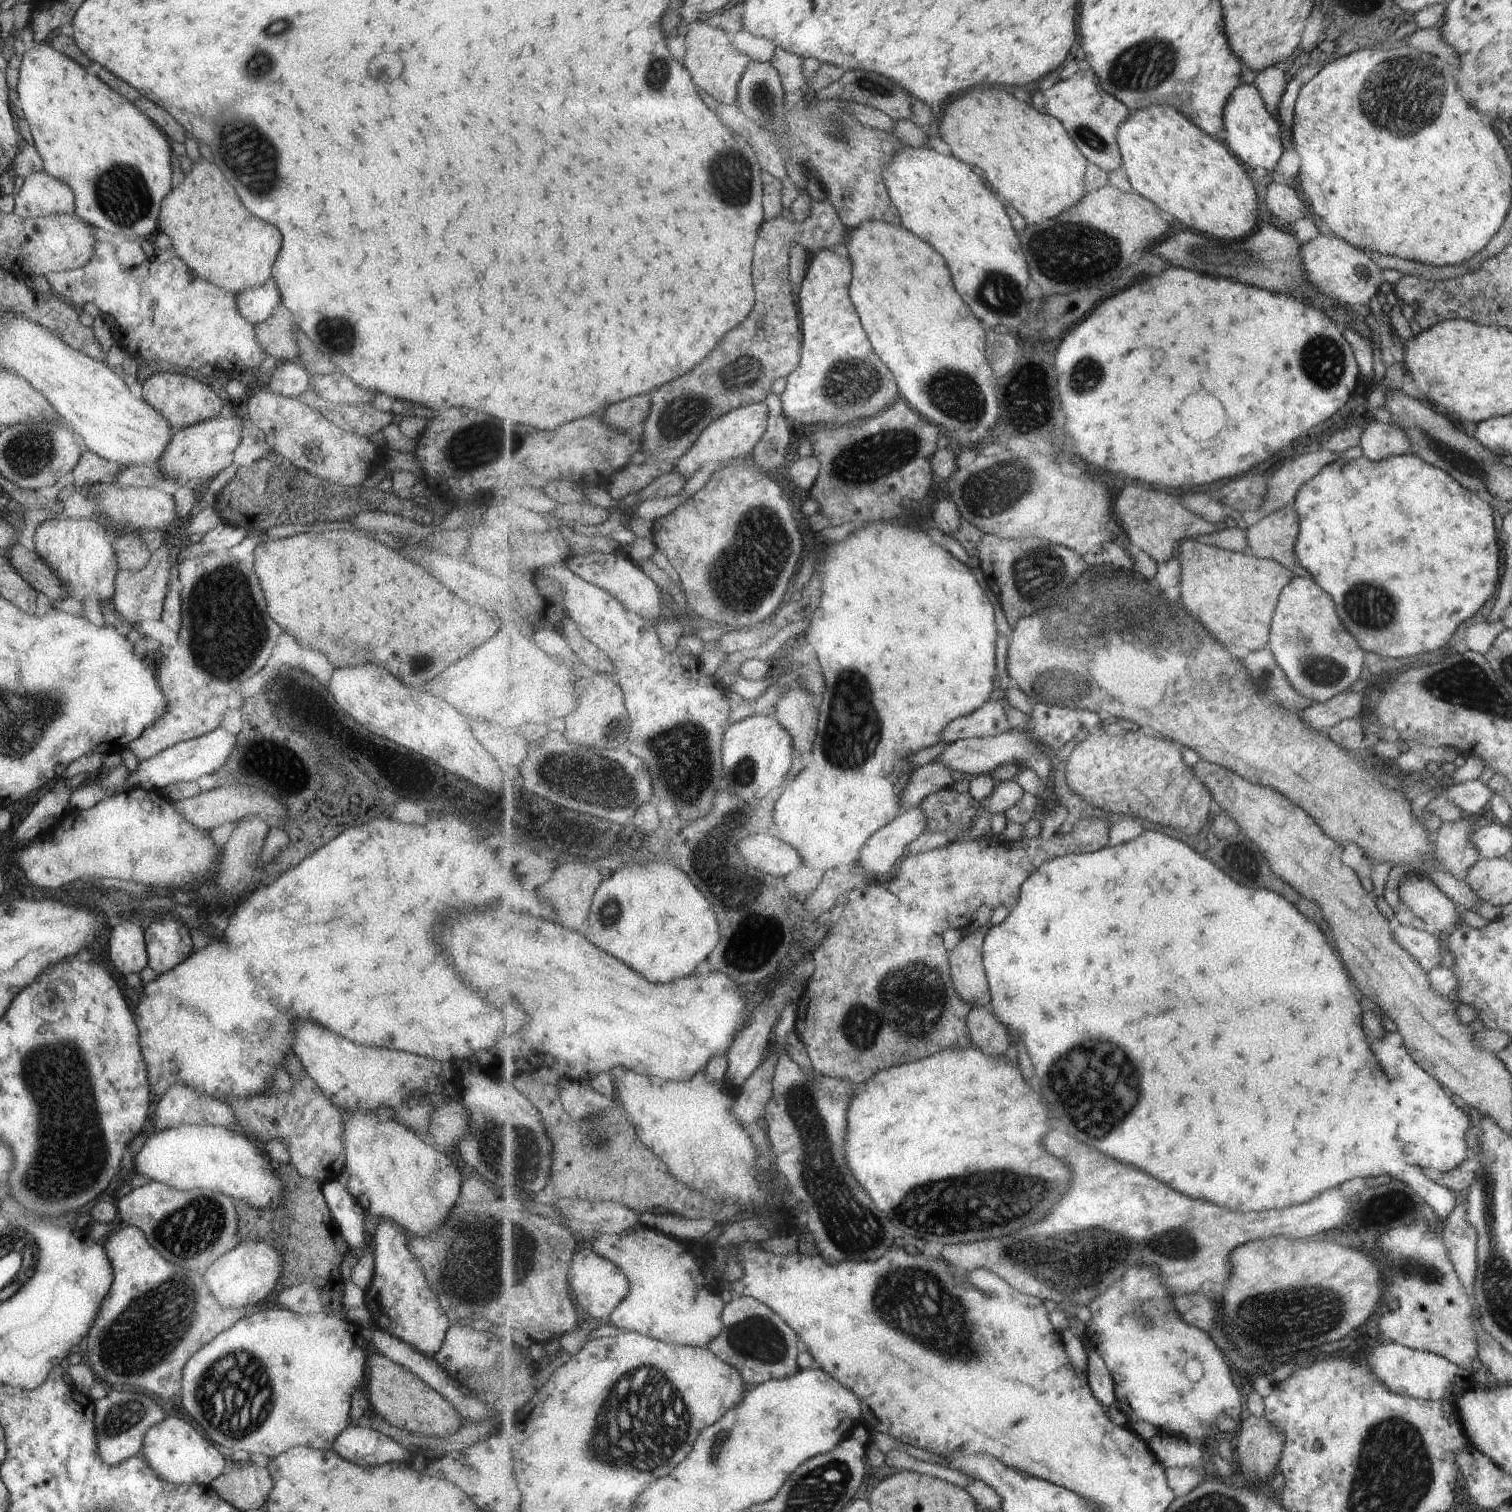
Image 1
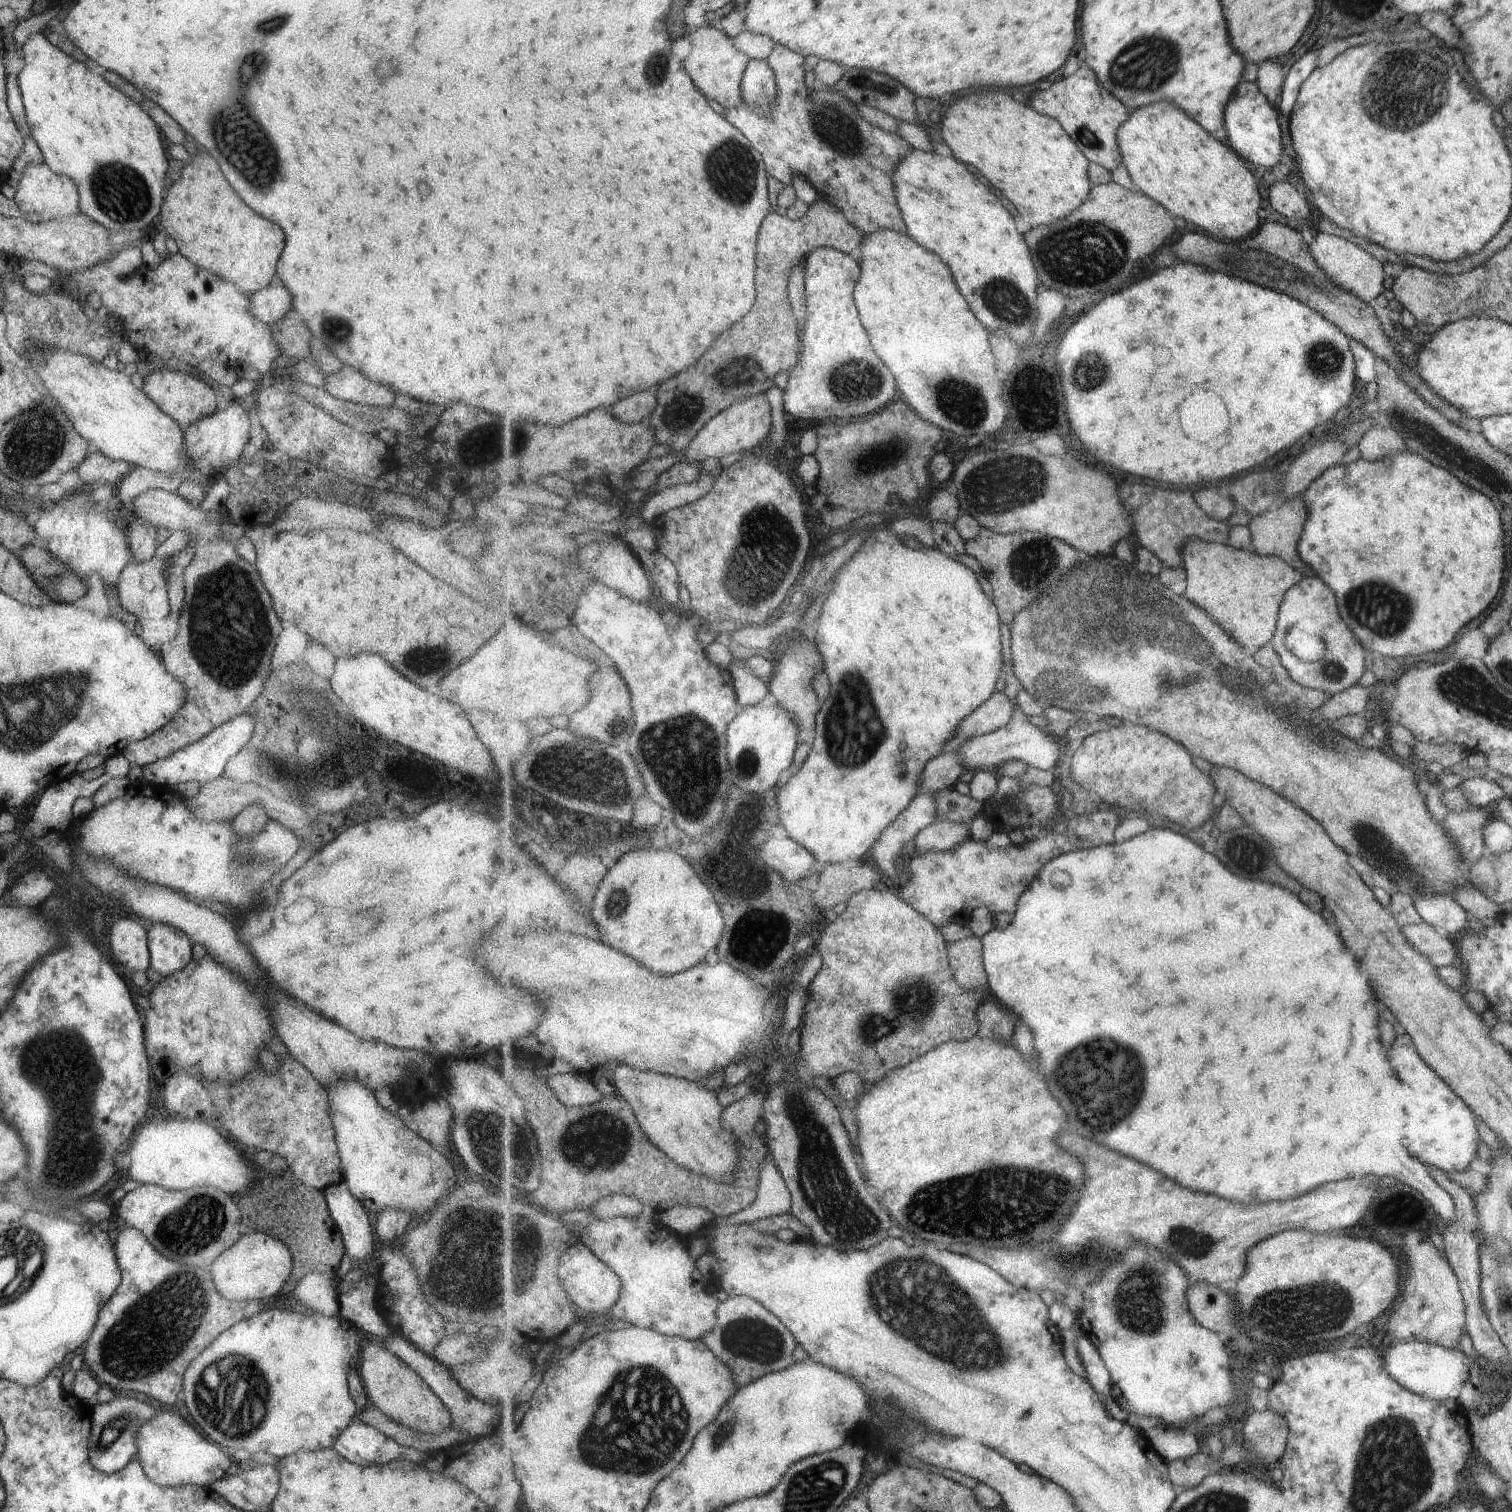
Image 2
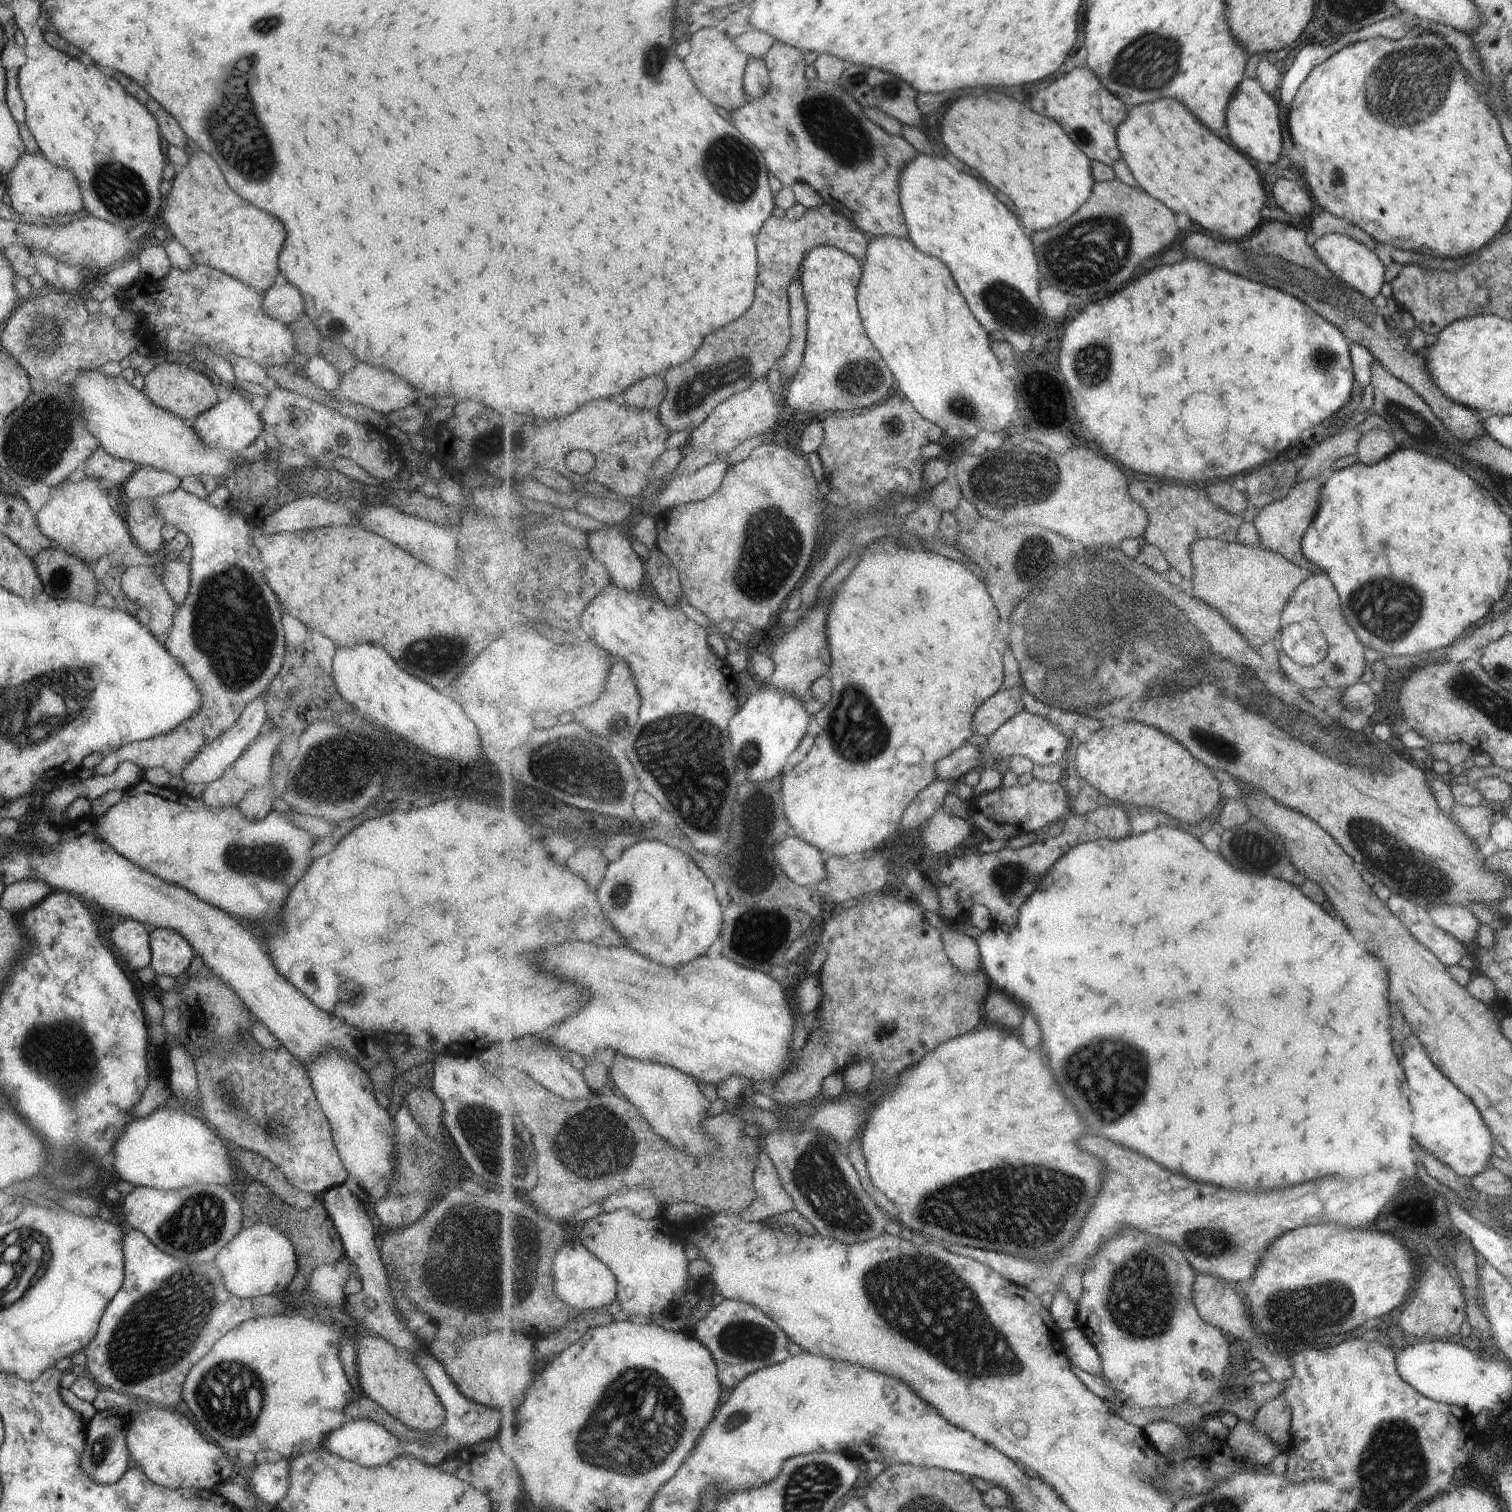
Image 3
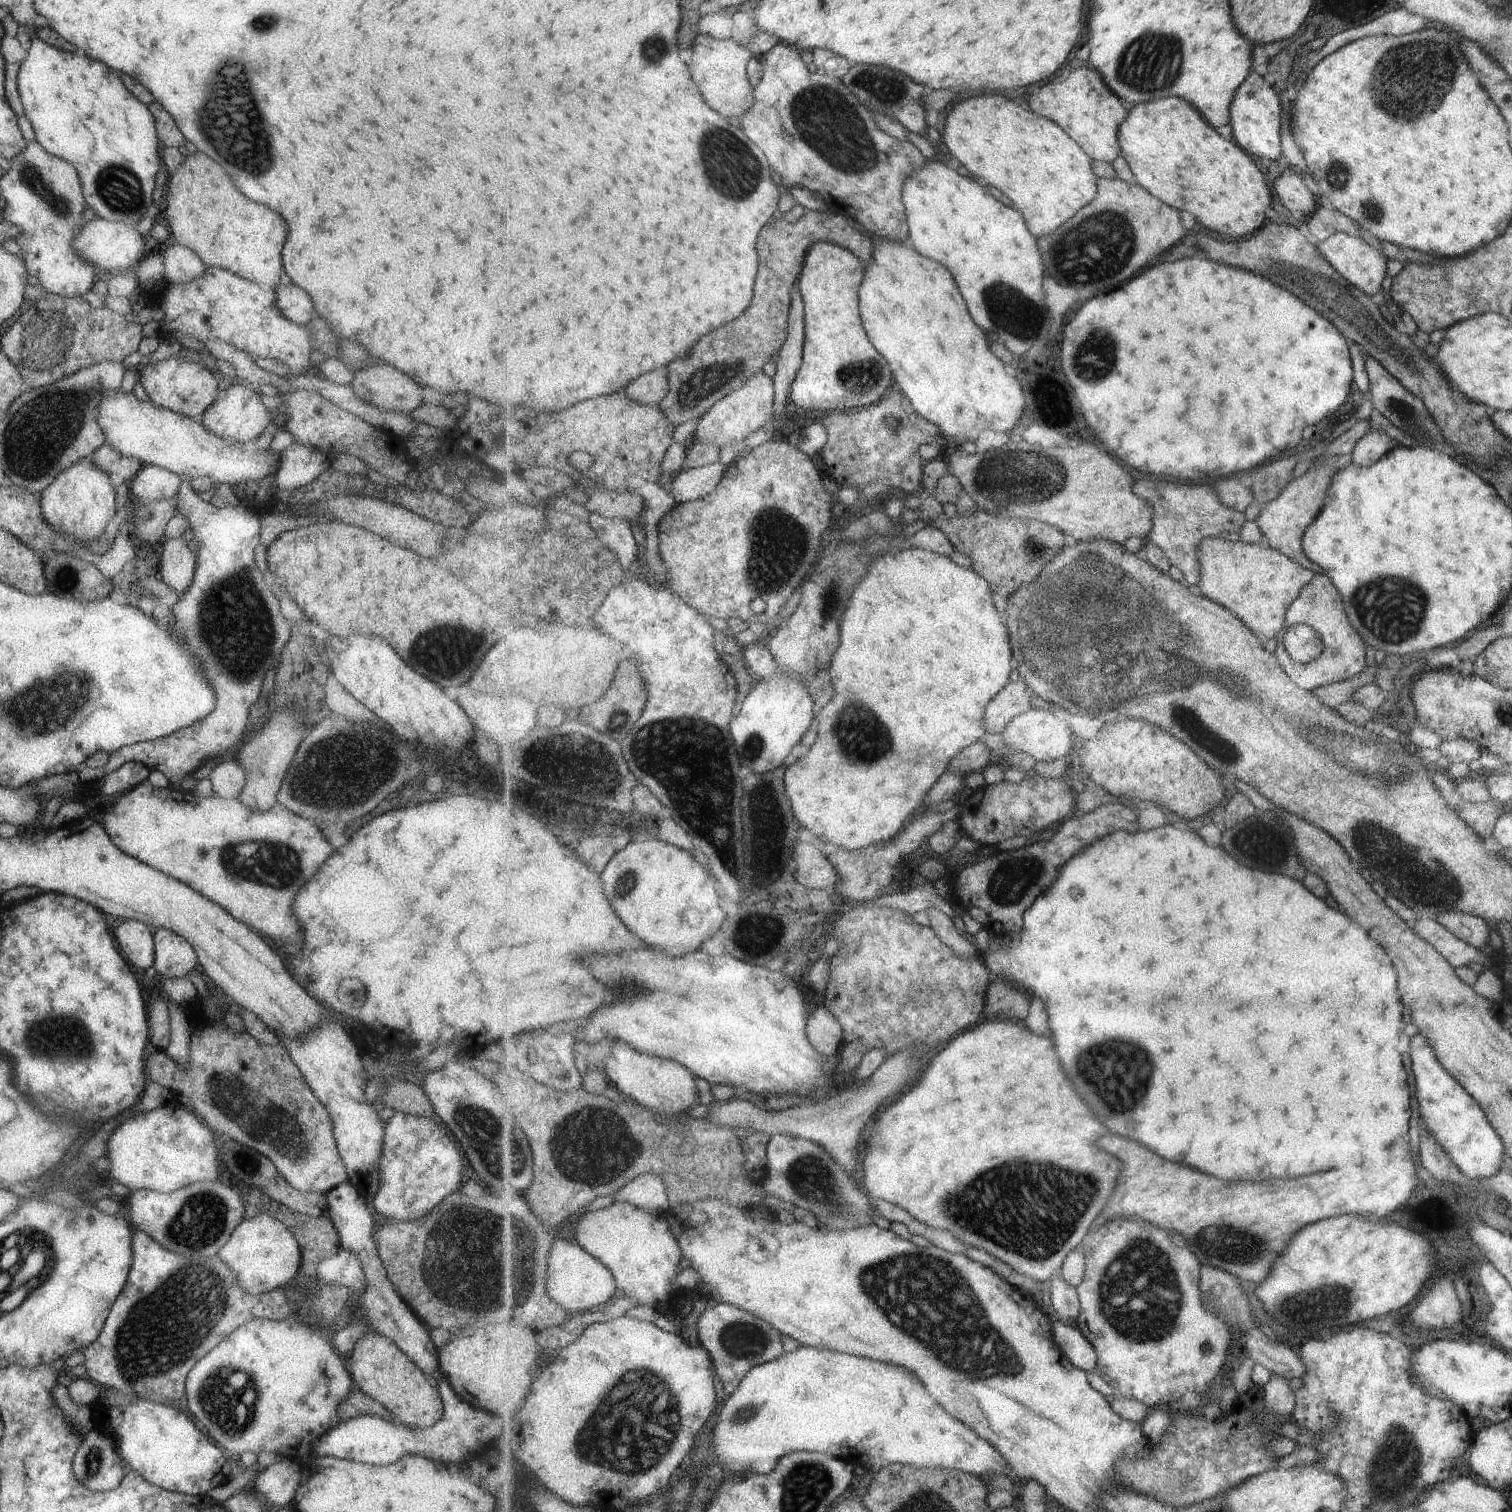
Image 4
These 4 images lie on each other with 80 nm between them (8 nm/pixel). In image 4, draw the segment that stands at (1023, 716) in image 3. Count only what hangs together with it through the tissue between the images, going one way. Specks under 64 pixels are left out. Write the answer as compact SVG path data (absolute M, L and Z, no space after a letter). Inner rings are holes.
M1032 708L1015 718L1012 718L1003 735L1004 741L1015 749L1015 752L1026 753L1039 761L1053 762L1067 758L1073 750L1077 738L1069 728L1067 720L1058 720L1053 712Z

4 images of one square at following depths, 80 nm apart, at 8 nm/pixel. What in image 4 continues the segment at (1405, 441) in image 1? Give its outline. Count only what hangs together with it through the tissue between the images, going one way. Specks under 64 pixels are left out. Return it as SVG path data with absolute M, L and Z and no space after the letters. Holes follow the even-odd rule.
M1369 430L1355 443L1351 462L1360 467L1368 467L1399 445L1399 442L1389 438L1383 431Z

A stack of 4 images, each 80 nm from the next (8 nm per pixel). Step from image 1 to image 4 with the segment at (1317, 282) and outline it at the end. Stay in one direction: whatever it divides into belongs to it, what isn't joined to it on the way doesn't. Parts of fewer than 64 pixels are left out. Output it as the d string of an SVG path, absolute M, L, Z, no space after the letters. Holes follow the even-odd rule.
M1333 233L1322 241L1317 241L1315 247L1320 251L1321 256L1342 277L1345 277L1349 284L1356 286L1368 297L1380 291L1381 280L1386 276L1385 262L1387 258L1379 254L1375 248L1369 246L1365 241L1349 236L1348 233Z

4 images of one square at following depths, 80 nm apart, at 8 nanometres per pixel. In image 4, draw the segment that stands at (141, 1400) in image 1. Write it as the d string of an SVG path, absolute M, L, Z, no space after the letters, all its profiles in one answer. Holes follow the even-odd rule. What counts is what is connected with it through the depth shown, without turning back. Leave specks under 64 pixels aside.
M92 1427L76 1448L72 1471L76 1479L92 1491L108 1491L120 1483L126 1471L116 1442Z

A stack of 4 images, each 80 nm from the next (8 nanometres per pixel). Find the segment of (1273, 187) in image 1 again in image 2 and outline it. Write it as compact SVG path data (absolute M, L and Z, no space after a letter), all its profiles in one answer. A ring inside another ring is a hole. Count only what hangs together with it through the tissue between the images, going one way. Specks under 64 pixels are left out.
M1285 180L1275 182L1269 187L1269 202L1272 208L1287 218L1303 220L1311 212L1311 205L1308 198L1297 193L1293 184Z

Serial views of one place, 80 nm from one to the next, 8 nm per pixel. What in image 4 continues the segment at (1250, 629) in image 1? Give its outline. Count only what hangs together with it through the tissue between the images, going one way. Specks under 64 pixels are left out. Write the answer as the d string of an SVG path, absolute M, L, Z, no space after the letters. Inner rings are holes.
M1221 536L1204 538L1198 548L1201 582L1197 591L1209 600L1229 608L1247 624L1261 640L1271 640L1281 634L1285 614L1313 572L1298 565L1292 557L1266 544L1246 543Z

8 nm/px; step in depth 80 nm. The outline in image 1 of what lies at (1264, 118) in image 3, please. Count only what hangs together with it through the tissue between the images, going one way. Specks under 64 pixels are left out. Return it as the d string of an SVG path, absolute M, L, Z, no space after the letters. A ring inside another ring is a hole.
M1254 84L1240 85L1233 91L1224 108L1224 133L1226 139L1223 142L1227 143L1230 151L1251 170L1254 168L1263 168L1266 172L1275 170L1283 156L1285 144L1281 141L1281 126L1269 114L1264 97Z

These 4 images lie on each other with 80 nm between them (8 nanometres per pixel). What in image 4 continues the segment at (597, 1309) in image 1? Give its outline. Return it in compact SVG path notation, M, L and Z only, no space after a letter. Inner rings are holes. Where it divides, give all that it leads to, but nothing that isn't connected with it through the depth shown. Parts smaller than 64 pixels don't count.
M556 1238L549 1259L549 1294L570 1314L605 1309L613 1300L618 1286L613 1274L578 1242Z

